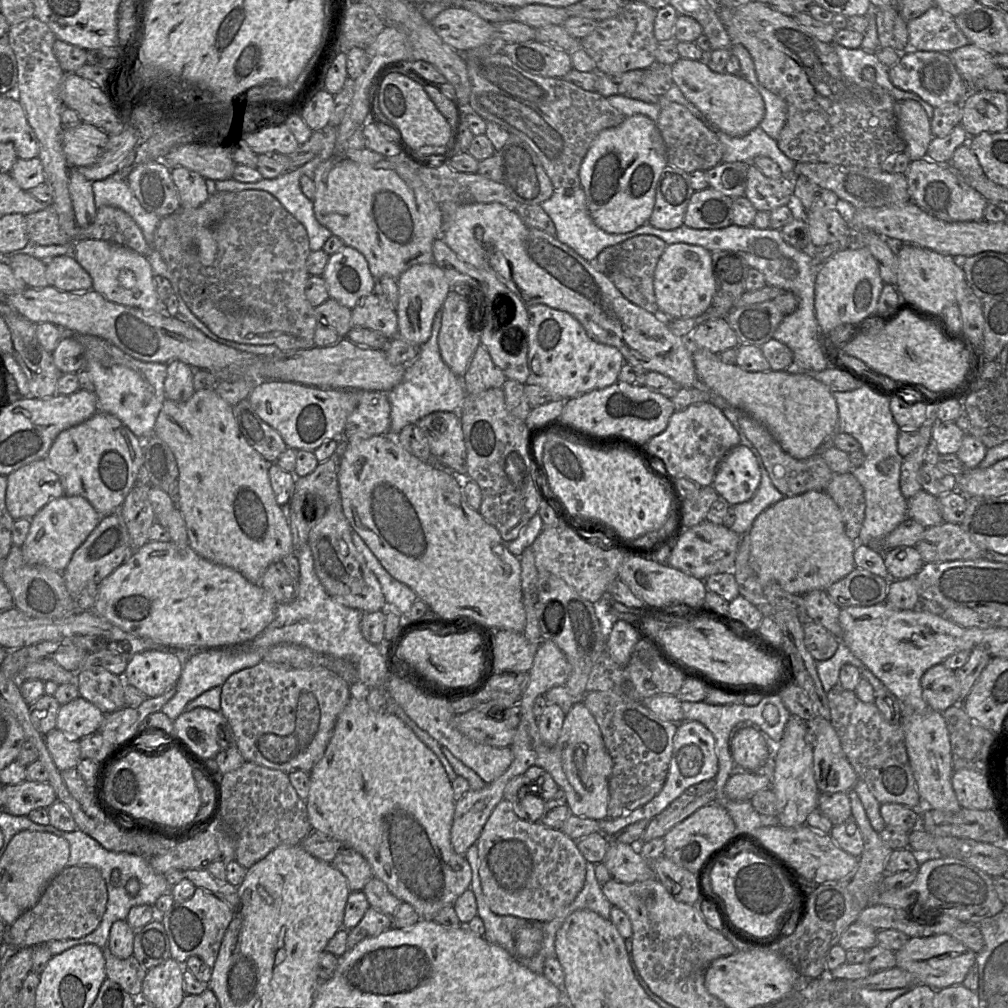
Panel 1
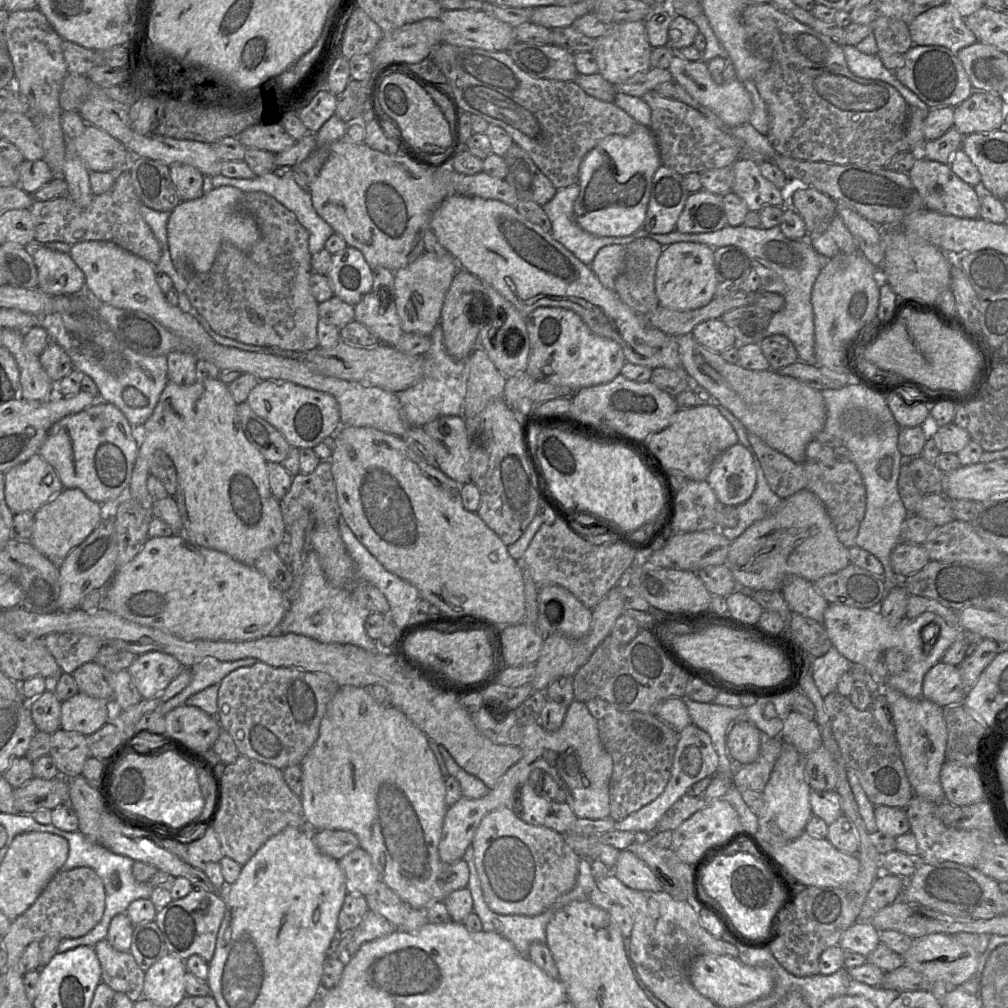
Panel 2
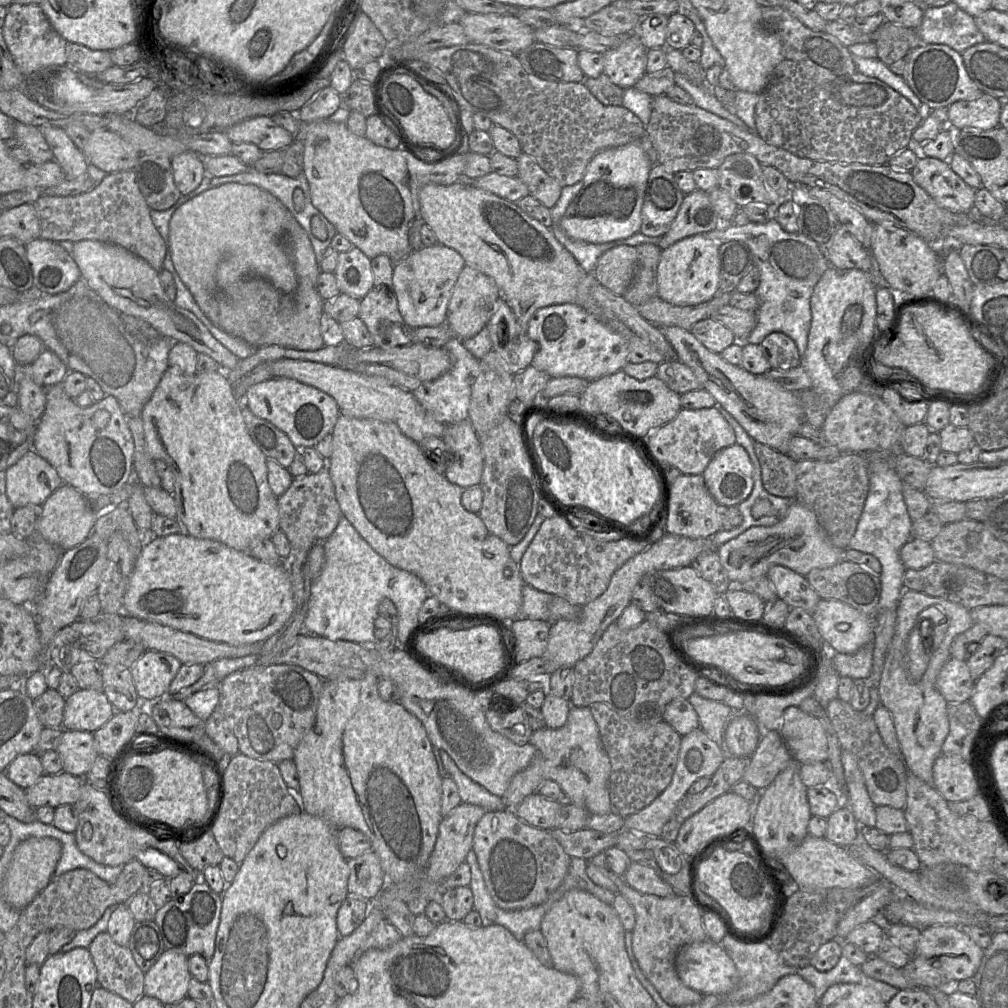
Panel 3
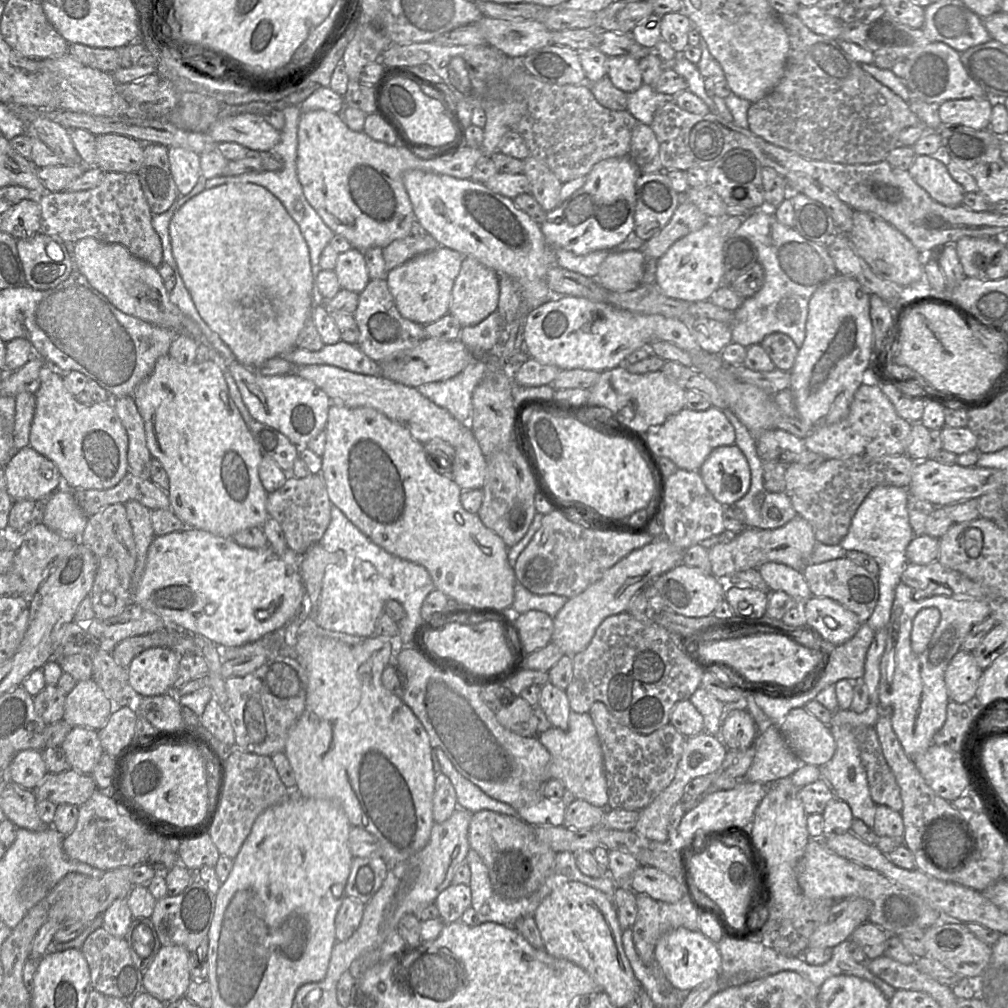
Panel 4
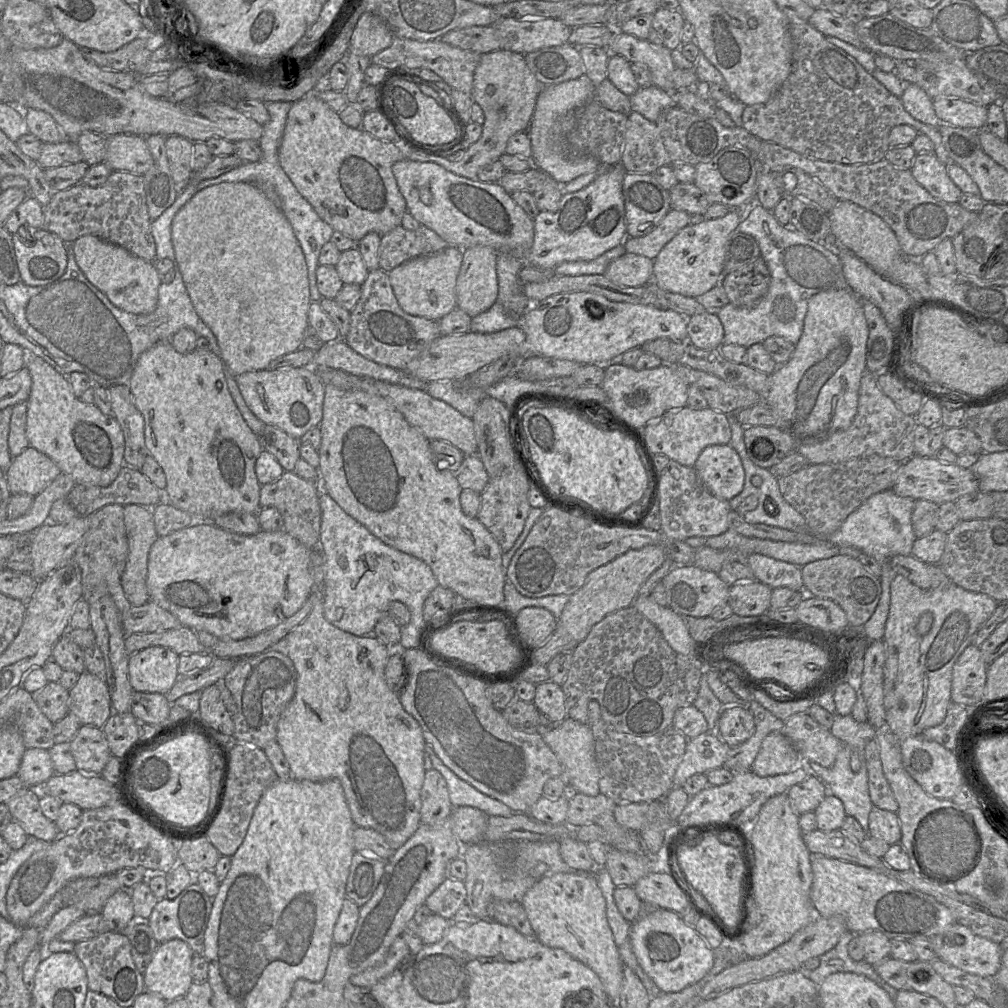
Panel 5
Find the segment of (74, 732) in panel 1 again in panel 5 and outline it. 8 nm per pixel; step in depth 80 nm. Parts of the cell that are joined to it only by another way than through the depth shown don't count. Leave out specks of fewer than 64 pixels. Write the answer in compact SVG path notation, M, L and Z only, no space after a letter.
M87 670L82 672L69 690L68 708L81 725L102 728L114 713L106 681Z

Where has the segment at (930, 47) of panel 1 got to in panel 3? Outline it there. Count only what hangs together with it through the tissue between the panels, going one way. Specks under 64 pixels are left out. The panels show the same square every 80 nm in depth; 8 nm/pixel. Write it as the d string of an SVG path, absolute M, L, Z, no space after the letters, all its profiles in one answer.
M954 1L939 7L926 7L920 26L916 29L923 44L945 44L962 53L967 48L987 41L977 28L974 17L962 10Z

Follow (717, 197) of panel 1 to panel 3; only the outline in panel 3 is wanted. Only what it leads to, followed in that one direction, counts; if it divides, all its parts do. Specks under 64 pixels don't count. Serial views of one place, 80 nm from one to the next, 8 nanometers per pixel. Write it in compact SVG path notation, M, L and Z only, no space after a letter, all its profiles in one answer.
M696 189L685 195L675 219L661 237L658 246L665 250L684 238L715 230L719 221L708 193Z

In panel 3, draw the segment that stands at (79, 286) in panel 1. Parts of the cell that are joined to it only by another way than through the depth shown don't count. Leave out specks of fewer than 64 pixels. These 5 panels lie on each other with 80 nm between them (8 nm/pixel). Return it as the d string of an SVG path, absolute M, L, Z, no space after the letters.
M40 237L25 244L34 288L48 294L67 291L80 278L72 256L60 245Z

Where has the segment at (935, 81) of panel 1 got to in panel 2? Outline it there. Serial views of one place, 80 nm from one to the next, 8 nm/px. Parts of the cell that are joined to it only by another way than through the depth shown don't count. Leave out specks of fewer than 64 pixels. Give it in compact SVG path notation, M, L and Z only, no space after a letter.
M913 45L904 54L904 62L902 66L894 71L894 75L929 108L956 107L974 91L957 55L944 46Z

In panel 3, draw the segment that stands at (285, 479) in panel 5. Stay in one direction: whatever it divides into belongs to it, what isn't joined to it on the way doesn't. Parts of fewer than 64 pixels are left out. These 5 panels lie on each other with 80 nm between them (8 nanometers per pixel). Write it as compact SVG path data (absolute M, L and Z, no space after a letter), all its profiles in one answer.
M326 467L318 473L308 472L304 476L293 478L289 488L277 498L277 506L279 529L286 535L292 550L309 552L315 542L323 542L333 533L342 515Z

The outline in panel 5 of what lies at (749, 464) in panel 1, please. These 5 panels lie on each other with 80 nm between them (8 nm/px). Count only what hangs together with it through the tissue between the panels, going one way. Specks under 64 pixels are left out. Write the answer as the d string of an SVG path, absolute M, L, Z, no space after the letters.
M716 444L704 448L694 469L706 489L720 499L729 501L744 487L743 464L730 444Z

